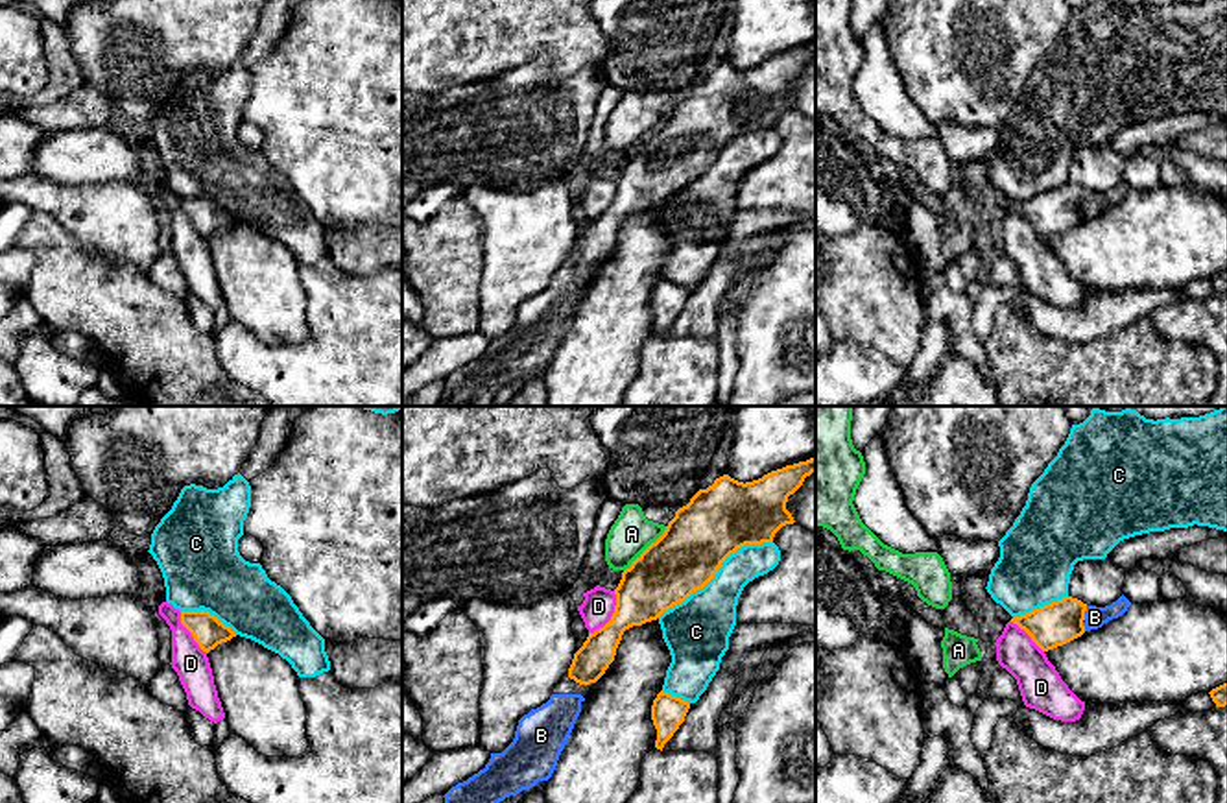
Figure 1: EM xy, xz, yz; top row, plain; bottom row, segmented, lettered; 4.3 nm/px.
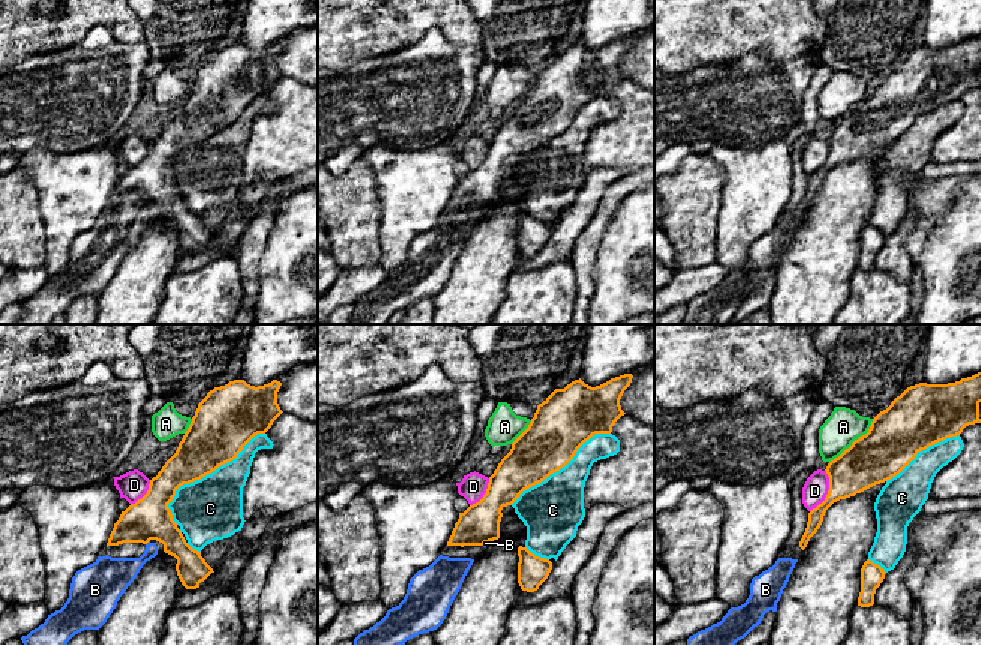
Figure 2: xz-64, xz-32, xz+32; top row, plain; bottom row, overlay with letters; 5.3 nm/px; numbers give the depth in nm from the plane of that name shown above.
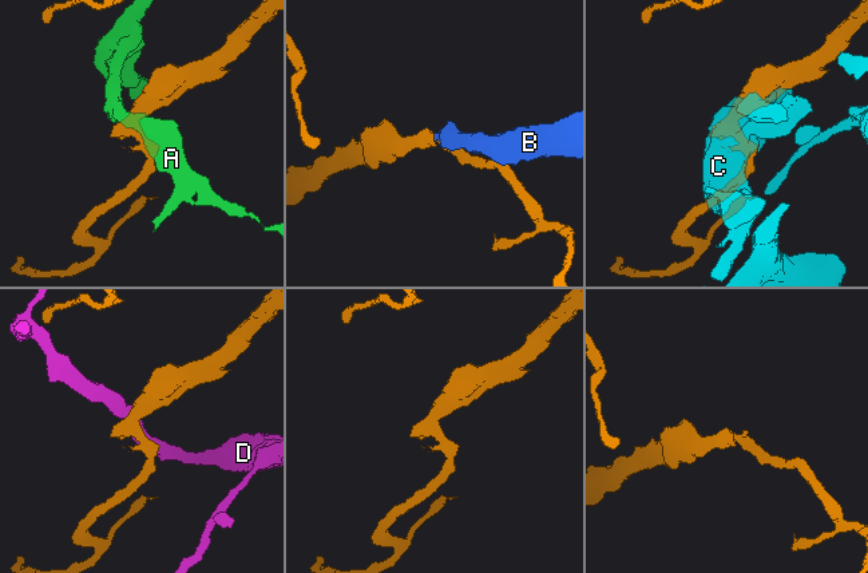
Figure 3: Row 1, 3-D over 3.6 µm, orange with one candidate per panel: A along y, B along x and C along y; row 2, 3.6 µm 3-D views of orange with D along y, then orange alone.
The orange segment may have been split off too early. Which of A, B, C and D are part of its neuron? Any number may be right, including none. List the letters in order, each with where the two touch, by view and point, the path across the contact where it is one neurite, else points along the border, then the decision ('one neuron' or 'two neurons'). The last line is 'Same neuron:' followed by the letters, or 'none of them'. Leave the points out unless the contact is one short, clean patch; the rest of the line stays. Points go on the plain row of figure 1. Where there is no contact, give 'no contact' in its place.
A: xz (646, 135) | two neurons
B: yz (1084, 200) | across yz (1054, 211), (1069, 200), (1084, 200), (1095, 203) | one neuron
C: xz (716, 157) | two neurons
D: xz (613, 202) | along xz (615, 178), (613, 202), (589, 220) | two neurons
Same neuron: B

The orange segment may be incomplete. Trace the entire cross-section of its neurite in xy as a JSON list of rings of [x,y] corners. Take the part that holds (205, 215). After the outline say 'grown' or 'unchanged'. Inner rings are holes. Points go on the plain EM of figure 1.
[[[181,198],[181,210],[192,220],[203,238],[231,227],[236,220],[208,198]]] | unchanged

